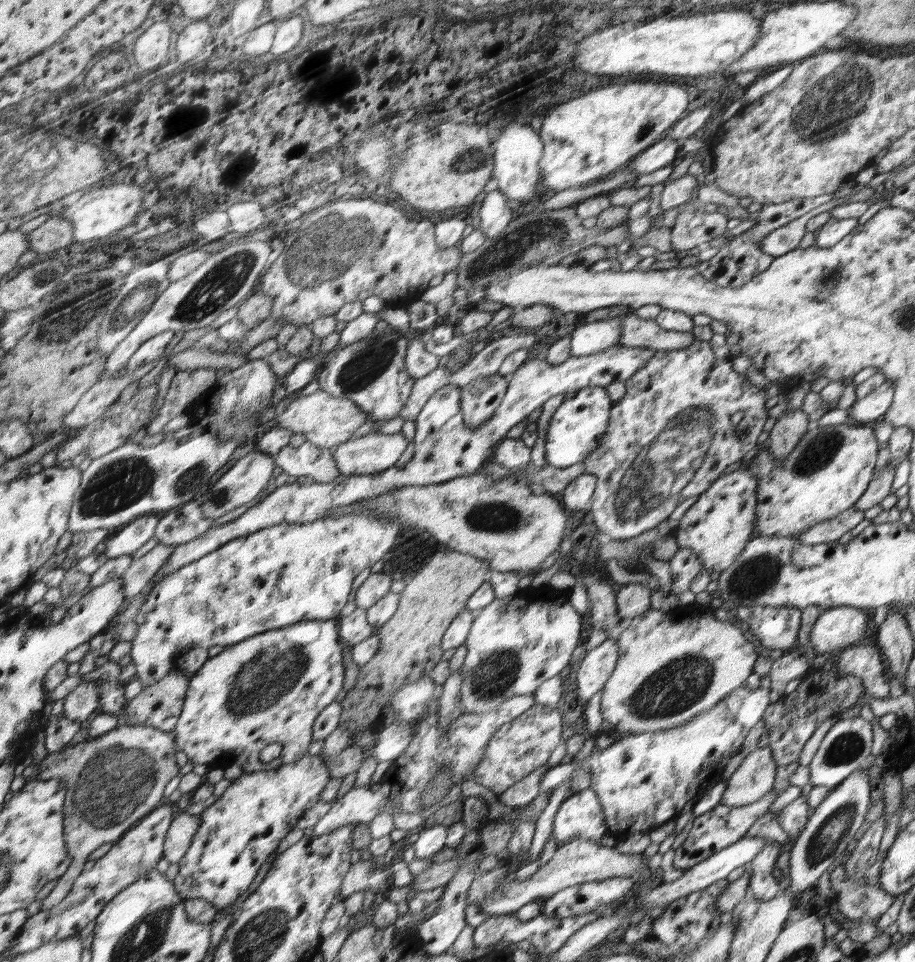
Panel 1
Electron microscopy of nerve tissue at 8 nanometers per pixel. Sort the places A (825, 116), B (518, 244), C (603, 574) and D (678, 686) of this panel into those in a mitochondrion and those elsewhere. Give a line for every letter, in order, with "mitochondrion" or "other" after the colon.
A: mitochondrion
B: mitochondrion
C: other
D: mitochondrion

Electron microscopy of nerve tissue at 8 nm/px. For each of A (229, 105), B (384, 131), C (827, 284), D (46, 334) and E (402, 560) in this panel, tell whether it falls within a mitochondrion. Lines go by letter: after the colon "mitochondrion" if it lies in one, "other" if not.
A: other
B: other
C: mitochondrion
D: mitochondrion
E: mitochondrion

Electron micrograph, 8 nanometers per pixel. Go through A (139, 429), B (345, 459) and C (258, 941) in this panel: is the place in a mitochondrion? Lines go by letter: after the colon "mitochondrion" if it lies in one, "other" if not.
A: other
B: other
C: mitochondrion

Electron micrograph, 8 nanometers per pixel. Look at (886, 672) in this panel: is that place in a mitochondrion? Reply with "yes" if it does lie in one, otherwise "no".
no

